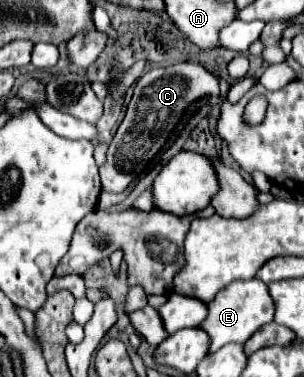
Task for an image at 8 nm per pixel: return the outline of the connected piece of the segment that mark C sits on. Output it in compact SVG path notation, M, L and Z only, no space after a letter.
M180 62L174 66L154 68L146 72L134 86L134 96L128 104L128 112L116 136L110 142L108 160L100 168L102 190L114 192L114 194L124 192L168 142L170 134L174 132L186 108L198 102L200 98L218 96L218 94L220 94L218 78L198 62Z

